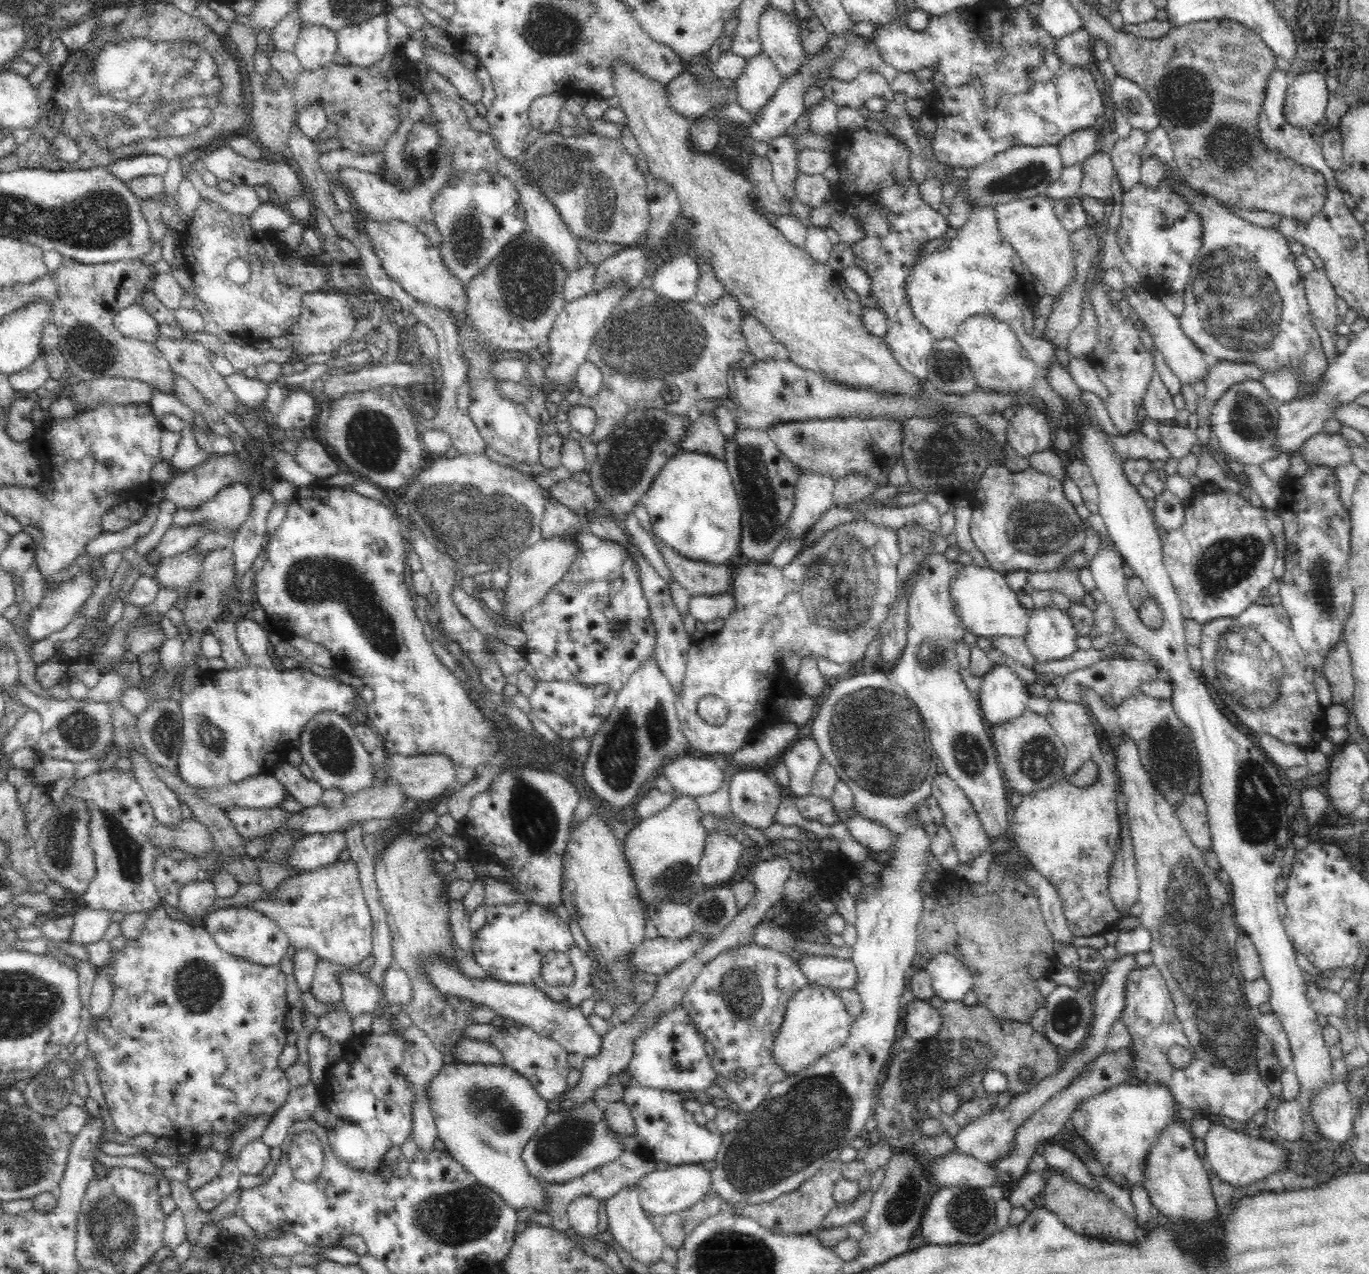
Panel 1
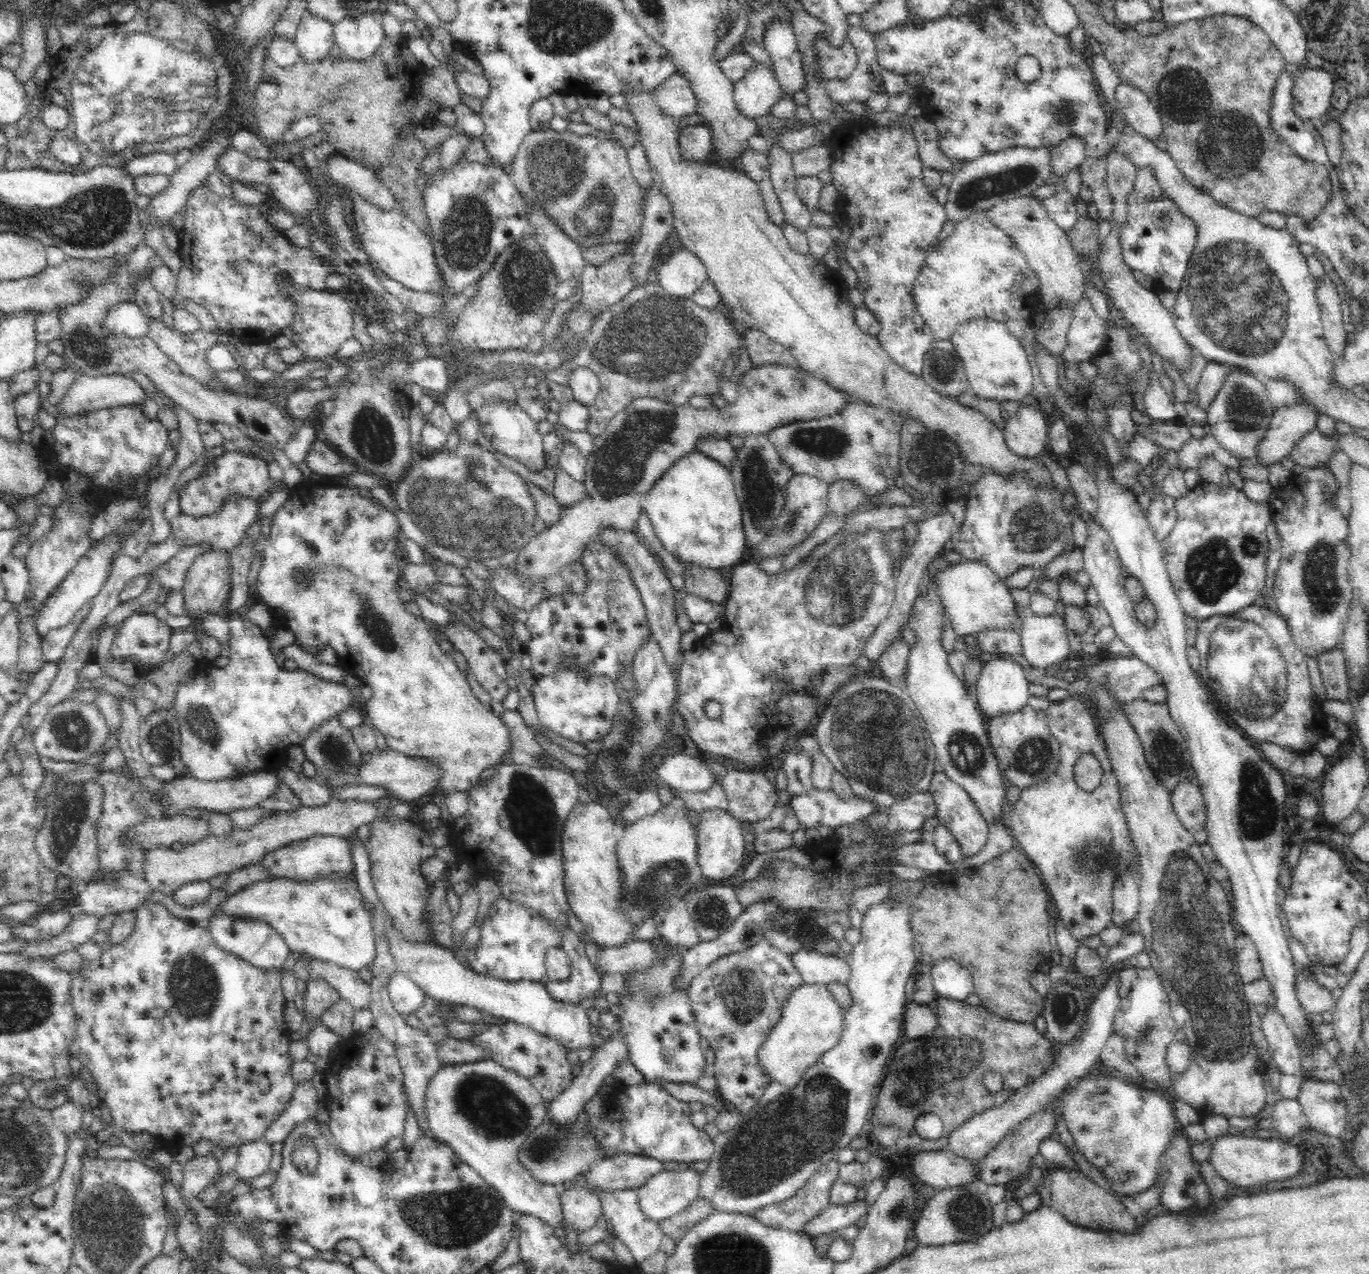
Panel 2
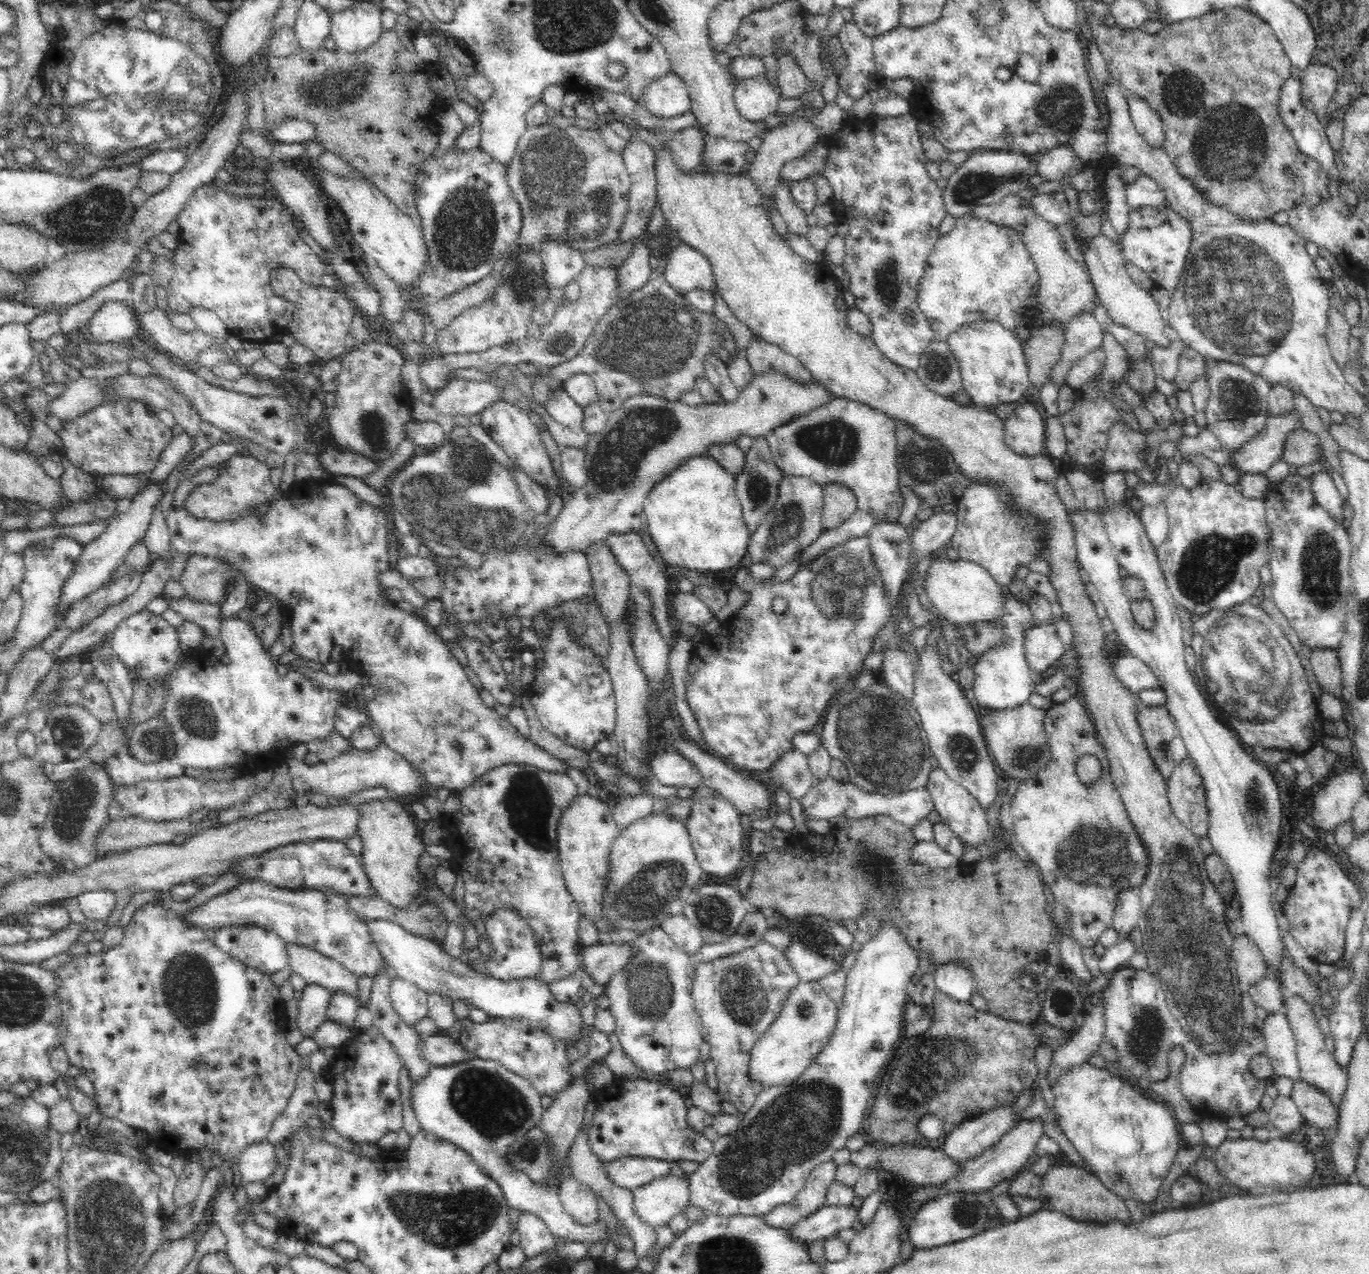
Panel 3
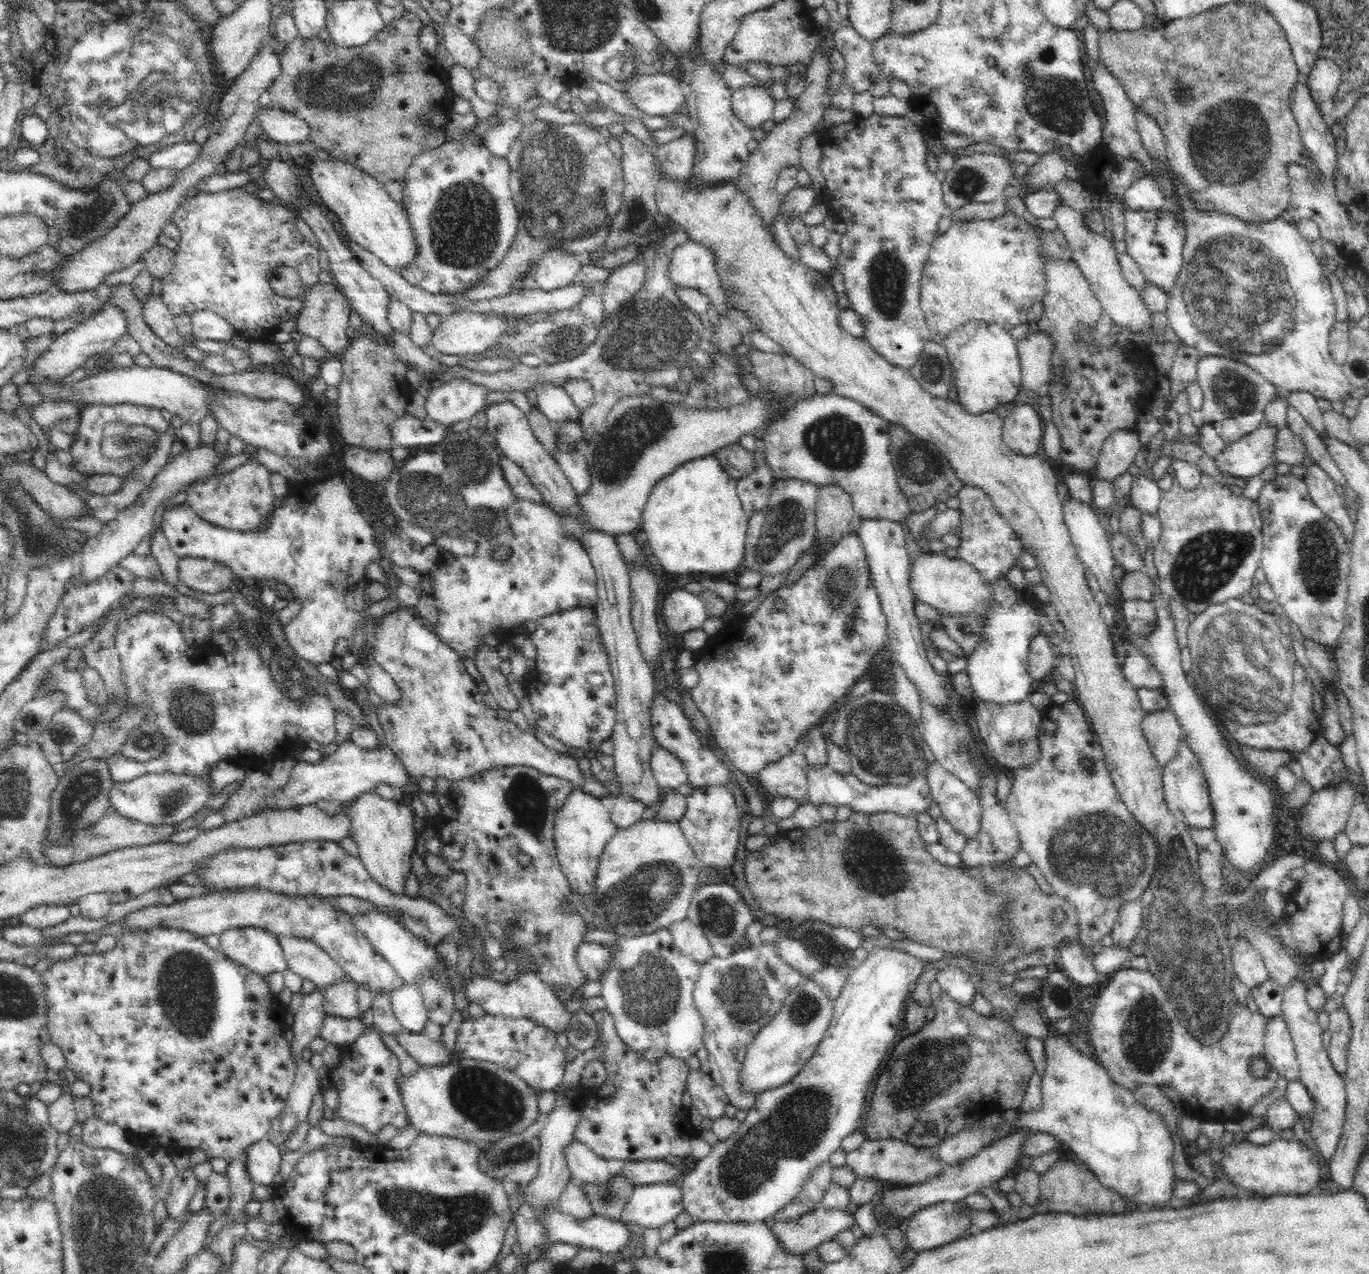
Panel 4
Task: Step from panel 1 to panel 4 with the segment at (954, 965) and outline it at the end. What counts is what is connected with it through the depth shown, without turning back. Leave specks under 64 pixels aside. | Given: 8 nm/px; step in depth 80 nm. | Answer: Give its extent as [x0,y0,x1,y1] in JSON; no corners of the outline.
[936,965,976,1006]

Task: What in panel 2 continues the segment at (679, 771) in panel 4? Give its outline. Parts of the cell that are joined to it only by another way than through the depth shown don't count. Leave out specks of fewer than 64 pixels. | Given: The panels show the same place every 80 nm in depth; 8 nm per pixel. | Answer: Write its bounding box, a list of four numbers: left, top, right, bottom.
[656,753,713,792]

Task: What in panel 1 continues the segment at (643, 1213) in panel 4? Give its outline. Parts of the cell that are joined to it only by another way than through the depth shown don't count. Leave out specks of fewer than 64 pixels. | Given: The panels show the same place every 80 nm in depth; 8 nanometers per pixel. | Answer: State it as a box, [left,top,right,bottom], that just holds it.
[636,1163,709,1216]

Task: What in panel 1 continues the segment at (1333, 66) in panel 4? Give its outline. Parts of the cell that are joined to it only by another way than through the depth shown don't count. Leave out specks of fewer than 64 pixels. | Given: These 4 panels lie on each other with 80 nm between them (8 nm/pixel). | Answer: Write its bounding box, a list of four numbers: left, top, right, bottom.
[1285,70,1328,127]

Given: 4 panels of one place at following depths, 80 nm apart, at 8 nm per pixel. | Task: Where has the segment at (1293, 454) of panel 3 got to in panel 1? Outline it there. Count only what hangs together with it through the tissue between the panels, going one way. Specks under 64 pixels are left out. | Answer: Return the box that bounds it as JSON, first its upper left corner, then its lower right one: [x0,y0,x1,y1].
[1298,432,1350,468]

